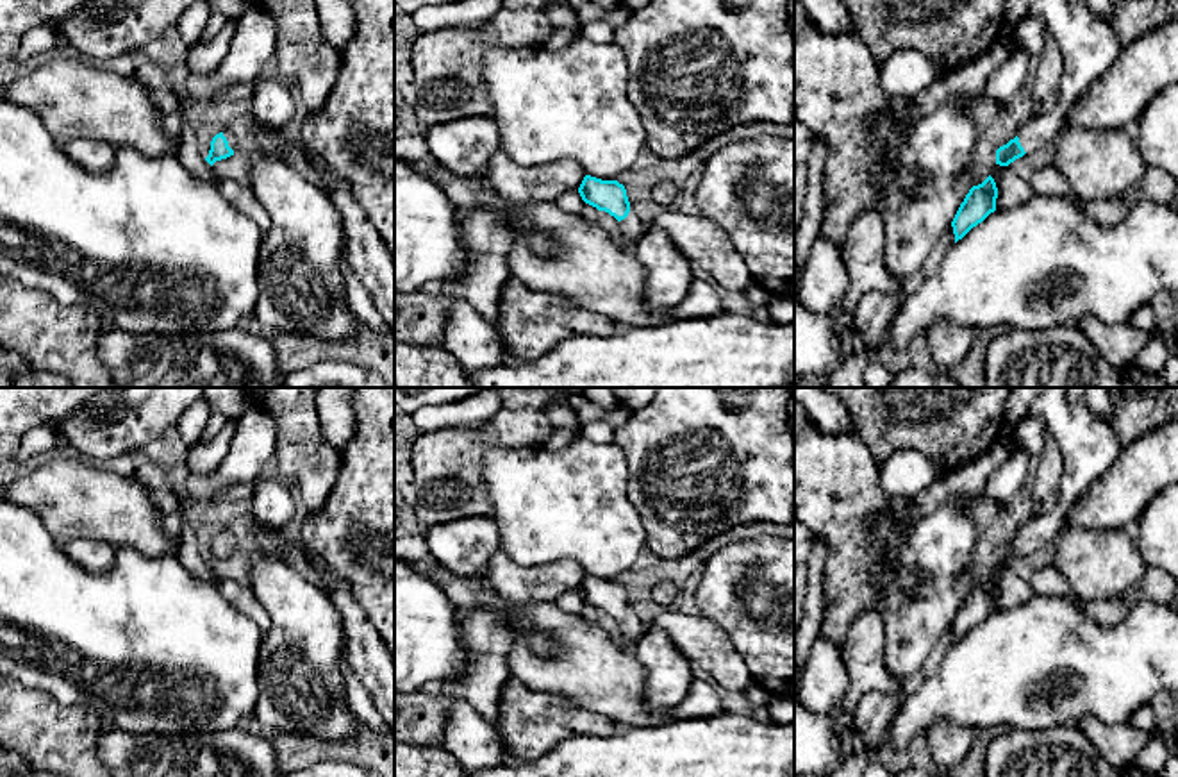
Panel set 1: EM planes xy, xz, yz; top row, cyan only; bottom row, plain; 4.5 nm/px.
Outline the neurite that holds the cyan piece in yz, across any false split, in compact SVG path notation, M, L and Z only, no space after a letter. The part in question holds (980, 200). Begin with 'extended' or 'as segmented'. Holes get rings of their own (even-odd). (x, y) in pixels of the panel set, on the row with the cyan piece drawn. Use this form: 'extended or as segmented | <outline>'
as segmented | M991 175L969 189L951 221L955 243L996 211L996 198L998 188Z

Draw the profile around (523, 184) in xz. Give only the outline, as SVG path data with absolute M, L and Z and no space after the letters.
M496 150L484 175L487 186L509 202L555 202L562 193L580 188L585 171L573 159L559 159L544 166L519 166L505 152Z

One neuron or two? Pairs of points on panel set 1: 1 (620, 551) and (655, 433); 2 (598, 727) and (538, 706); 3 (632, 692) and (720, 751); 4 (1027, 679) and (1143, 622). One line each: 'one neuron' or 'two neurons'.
1: two neurons
2: one neuron
3: two neurons
4: one neuron

